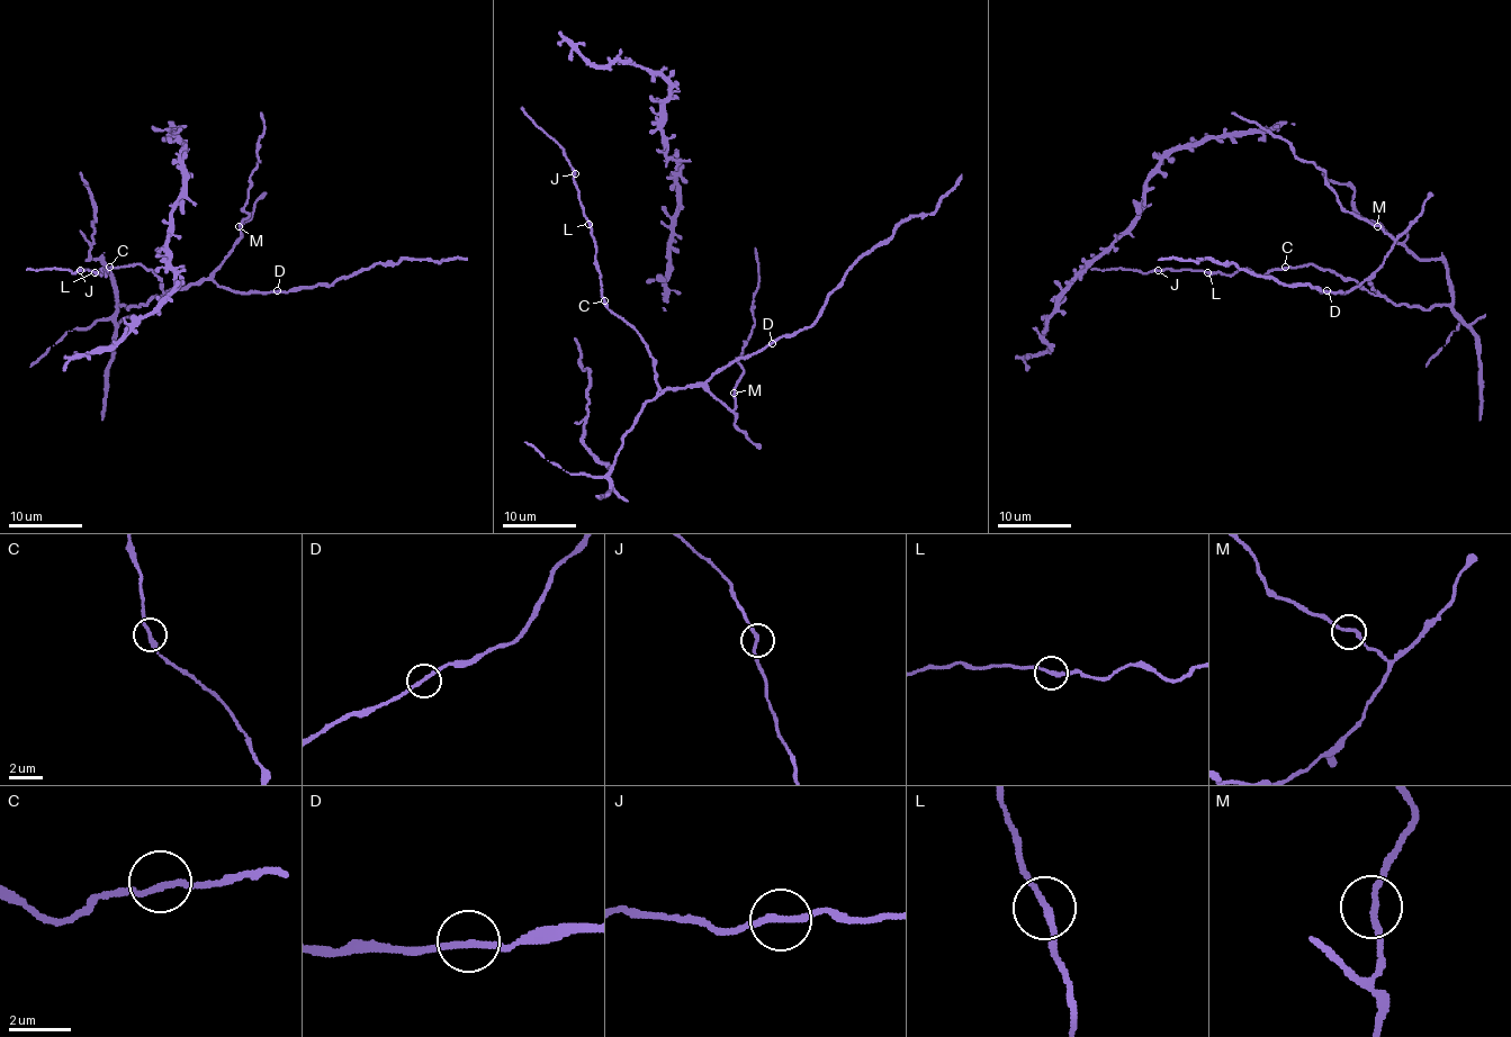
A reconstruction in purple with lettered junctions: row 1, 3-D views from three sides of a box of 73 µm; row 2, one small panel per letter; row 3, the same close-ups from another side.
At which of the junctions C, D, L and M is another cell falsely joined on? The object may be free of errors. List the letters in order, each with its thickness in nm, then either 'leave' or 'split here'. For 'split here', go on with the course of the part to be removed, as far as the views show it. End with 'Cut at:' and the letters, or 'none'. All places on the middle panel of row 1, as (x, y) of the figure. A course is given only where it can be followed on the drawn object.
C: 200 nm | leave
D: 200 nm | leave
L: 200 nm | leave
M: 200 nm | leave
Cut at: none

